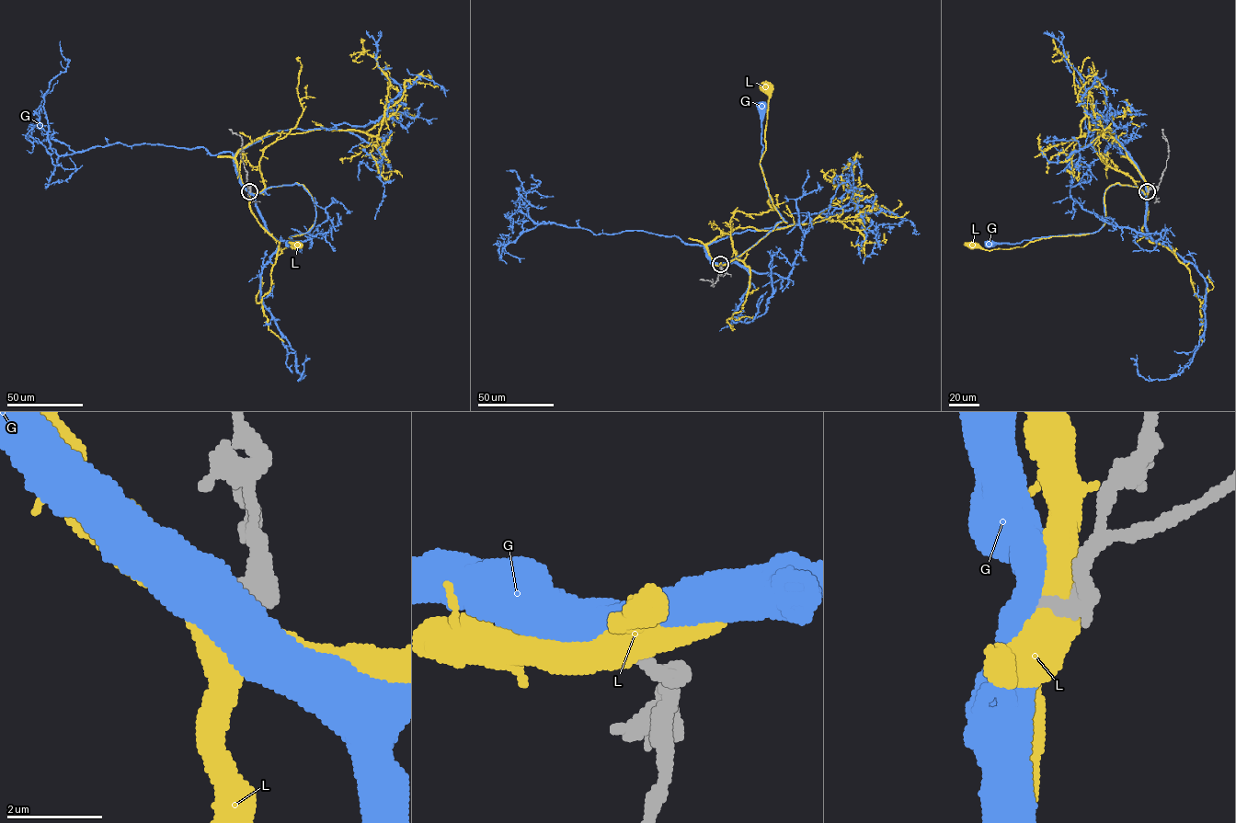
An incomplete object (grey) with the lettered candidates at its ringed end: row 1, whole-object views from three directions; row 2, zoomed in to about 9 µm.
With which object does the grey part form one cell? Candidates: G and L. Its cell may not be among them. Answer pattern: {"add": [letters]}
{"add": []}

